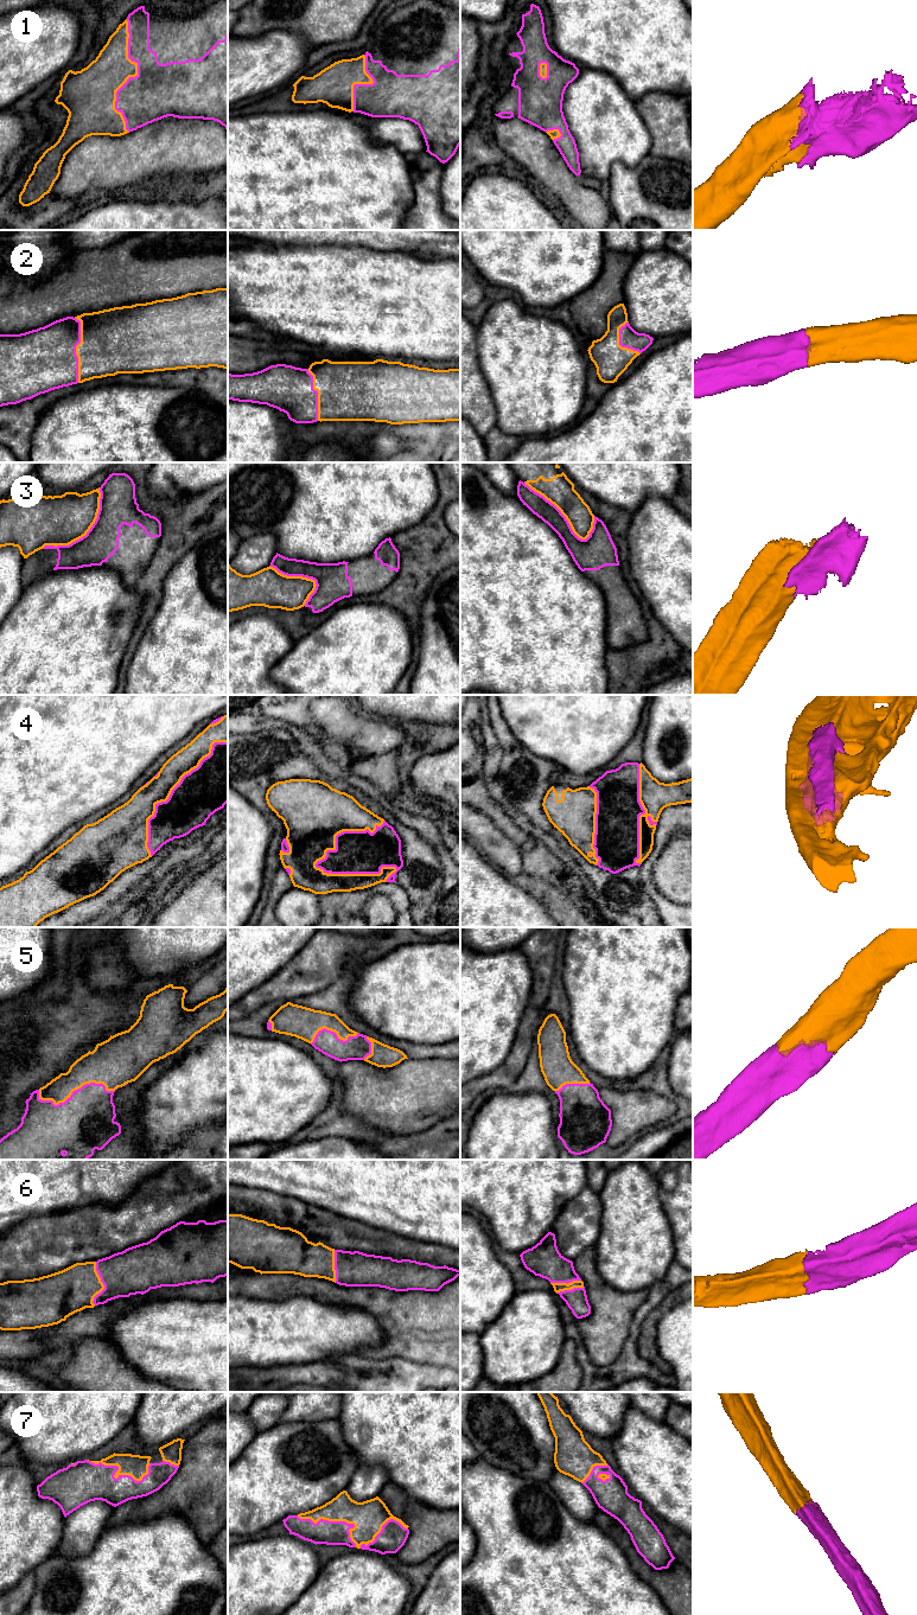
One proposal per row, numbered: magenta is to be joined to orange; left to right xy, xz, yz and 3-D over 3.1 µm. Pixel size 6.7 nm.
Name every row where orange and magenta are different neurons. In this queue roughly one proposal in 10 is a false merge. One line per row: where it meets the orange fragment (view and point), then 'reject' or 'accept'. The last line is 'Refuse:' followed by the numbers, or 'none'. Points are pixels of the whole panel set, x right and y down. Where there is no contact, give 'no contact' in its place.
1: contact xy (133, 76); accept
2: contact xy (76, 350); accept
3: contact yz (561, 512); reject
4: contact xz (342, 831); accept
5: contact xy (78, 1087); accept
6: contact xy (102, 1283); accept
7: contact xy (115, 1478); accept
Refuse: 3

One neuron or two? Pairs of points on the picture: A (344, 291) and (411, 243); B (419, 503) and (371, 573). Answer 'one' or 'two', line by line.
A: two
B: two

